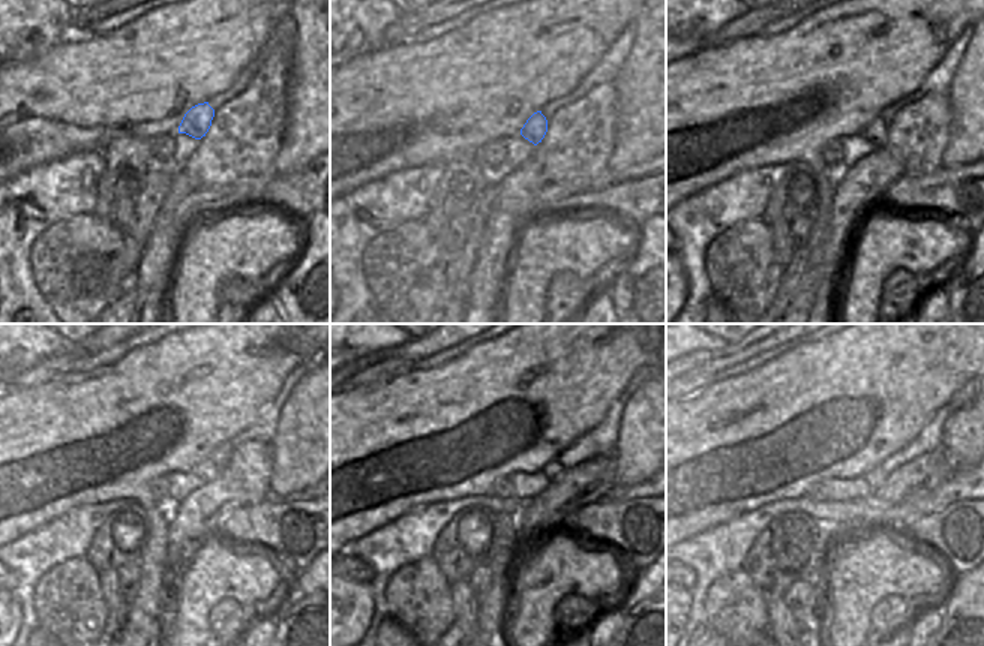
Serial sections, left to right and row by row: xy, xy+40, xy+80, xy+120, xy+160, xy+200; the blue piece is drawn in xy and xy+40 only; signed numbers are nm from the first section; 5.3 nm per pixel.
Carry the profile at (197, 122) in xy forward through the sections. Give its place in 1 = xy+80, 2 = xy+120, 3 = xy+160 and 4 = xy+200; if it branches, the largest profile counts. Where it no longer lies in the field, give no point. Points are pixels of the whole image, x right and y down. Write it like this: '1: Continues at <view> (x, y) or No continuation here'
1: Continues at xy+80 (875, 132)
2: Continues at xy+120 (206, 469)
3: Continues at xy+160 (543, 474)
4: Continues at xy+200 (876, 477)

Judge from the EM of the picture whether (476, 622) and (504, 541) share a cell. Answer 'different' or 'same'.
same

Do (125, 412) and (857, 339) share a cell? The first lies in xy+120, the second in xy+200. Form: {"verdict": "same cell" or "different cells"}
{"verdict": "same cell"}

